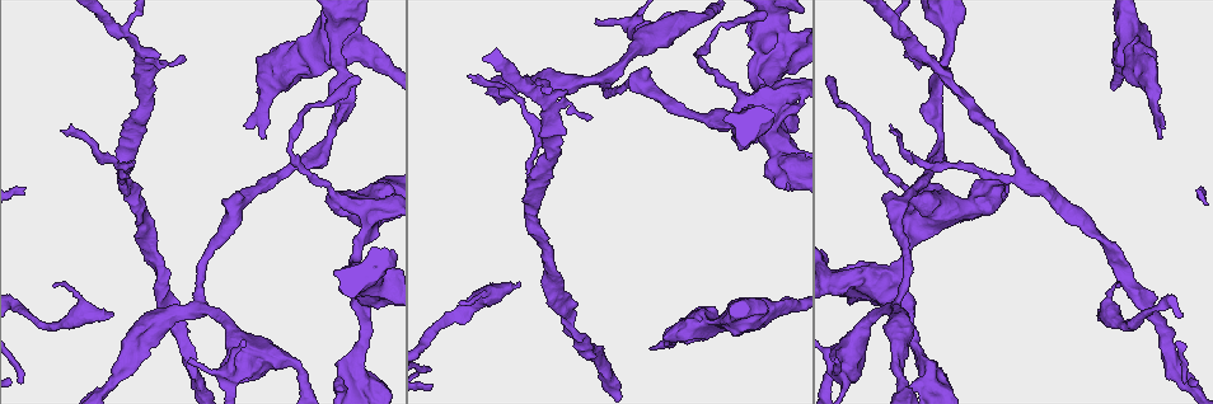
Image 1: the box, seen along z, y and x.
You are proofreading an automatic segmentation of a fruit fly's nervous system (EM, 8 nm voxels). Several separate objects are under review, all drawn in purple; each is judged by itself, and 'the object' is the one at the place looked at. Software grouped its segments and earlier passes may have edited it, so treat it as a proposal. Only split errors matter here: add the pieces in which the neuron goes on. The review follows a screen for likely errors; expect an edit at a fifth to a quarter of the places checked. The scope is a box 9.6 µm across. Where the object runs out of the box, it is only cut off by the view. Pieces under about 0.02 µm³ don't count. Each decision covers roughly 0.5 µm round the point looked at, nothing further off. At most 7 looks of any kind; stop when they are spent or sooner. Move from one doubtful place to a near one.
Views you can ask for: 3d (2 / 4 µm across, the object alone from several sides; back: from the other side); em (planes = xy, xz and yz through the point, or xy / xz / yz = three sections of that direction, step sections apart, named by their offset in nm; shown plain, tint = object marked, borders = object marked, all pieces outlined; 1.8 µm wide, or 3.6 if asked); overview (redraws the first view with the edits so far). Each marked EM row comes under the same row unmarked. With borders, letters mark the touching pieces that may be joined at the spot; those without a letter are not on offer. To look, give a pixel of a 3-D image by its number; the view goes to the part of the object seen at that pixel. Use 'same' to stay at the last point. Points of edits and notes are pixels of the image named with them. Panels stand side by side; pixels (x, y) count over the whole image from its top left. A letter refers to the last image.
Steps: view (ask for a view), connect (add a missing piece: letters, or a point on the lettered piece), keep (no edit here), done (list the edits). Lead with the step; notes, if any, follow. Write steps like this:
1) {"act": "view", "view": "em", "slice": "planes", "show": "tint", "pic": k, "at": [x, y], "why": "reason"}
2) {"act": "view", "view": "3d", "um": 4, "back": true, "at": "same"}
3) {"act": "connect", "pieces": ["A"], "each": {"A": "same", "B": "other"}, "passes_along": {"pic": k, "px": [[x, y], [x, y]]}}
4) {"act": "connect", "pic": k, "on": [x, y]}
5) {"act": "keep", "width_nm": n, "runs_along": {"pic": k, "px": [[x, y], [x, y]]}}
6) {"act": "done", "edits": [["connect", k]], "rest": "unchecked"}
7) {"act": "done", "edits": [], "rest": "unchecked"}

{"act": "view", "view": "3d", "um": 4, "pic": 1, "at": [248, 126]}

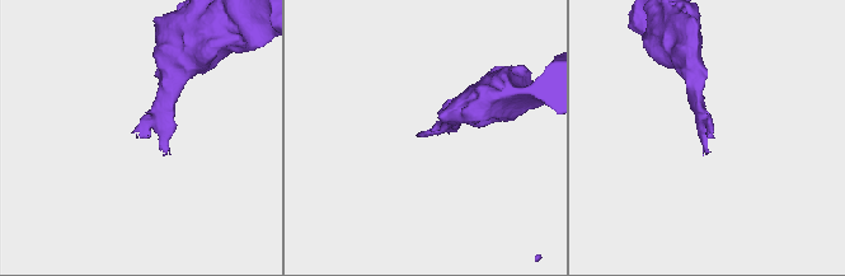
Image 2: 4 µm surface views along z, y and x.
{"act": "view", "view": "em", "slice": "xz", "step": 8, "show": "borders", "pic": 2, "at": [709, 135], "why": "shape alone is not enough"}

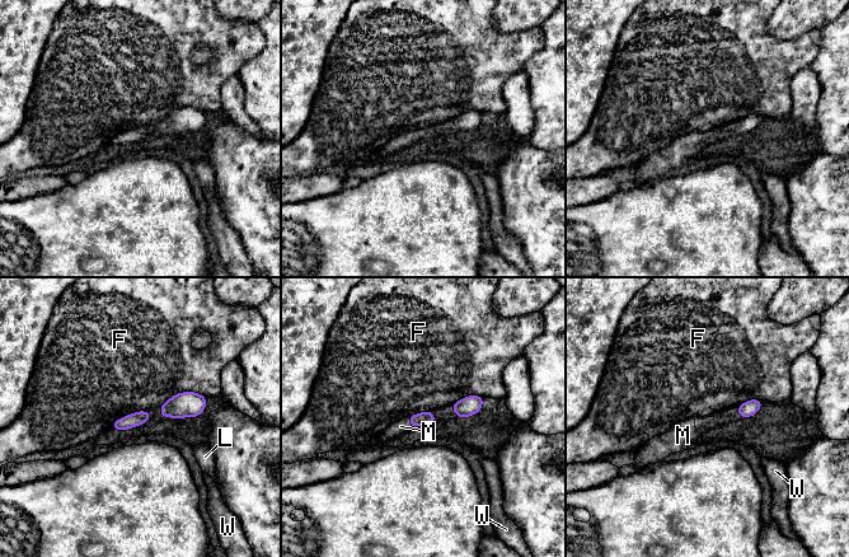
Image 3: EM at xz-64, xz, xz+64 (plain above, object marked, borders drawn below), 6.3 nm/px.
{"act": "view", "view": "em", "slice": "planes", "show": "borders", "at": "same", "why": "another direction"}

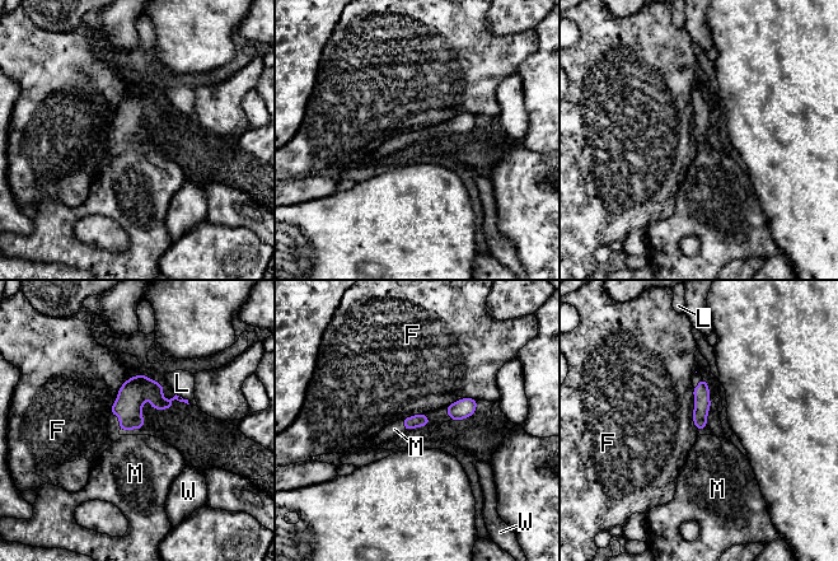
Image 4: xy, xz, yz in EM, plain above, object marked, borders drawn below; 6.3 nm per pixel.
{"act": "connect", "pieces": ["M"], "each": {"F": "other", "L": "other", "M": "same", "W": "other"}, "found": "it goes on there"}

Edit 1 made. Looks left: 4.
{"act": "view", "view": "overview"}

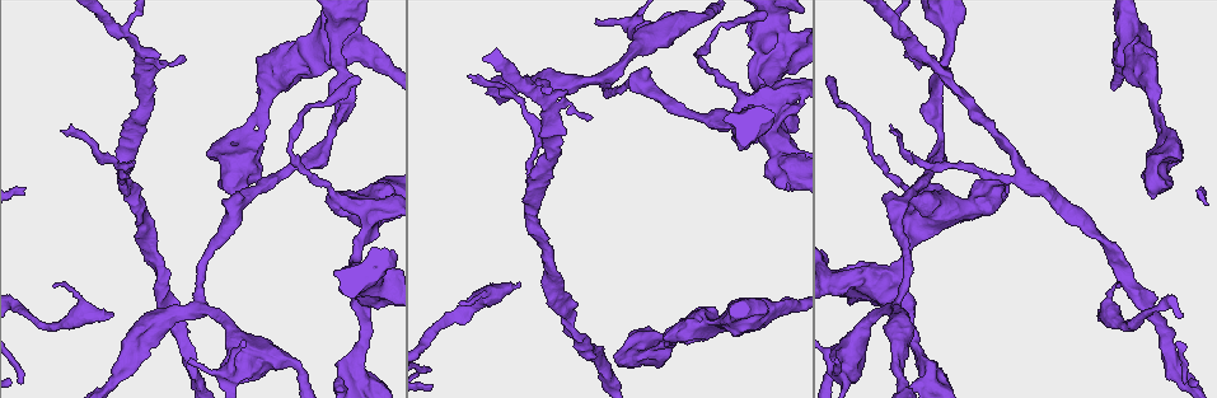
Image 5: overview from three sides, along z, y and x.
{"act": "view", "view": "3d", "um": 4, "pic": 5, "at": [160, 54], "why": "free end"}

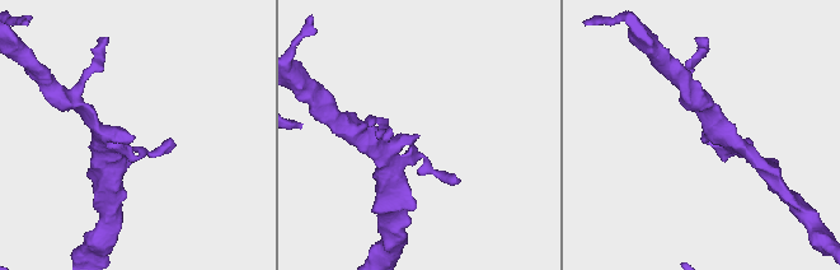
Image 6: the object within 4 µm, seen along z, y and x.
{"act": "view", "view": "em", "slice": "planes", "show": "borders", "pic": 6, "at": [702, 140]}

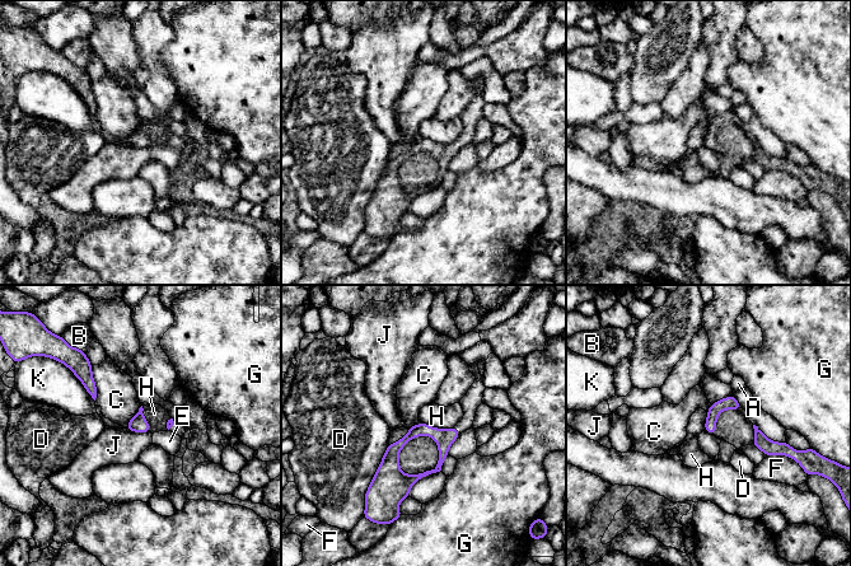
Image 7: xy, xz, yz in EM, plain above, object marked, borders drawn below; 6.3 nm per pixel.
{"act": "keep", "each": {"A": "other", "B": "other", "C": "other", "D": "other", "E": "other", "F": "other", "G": "other", "H": "other", "J": "other", "K": "other"}, "border": {"pic": 7, "px": [[126, 427], [134, 431], [148, 433]]}, "found": "no lettered piece goes on from it"}

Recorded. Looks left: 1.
{"act": "done", "edits": [["connect", 4]], "rest": "unchecked"}

